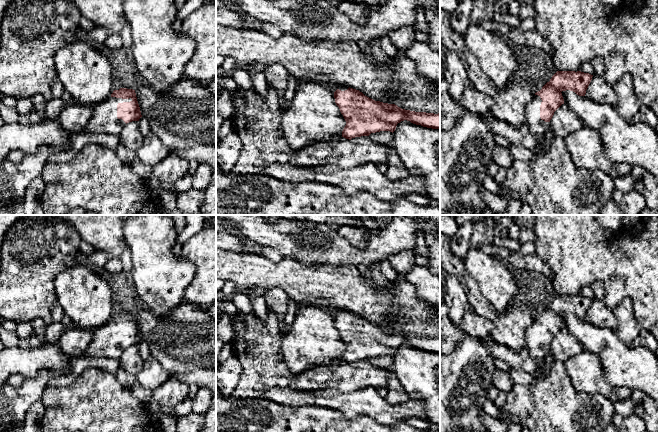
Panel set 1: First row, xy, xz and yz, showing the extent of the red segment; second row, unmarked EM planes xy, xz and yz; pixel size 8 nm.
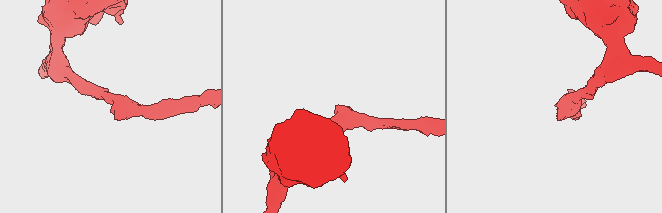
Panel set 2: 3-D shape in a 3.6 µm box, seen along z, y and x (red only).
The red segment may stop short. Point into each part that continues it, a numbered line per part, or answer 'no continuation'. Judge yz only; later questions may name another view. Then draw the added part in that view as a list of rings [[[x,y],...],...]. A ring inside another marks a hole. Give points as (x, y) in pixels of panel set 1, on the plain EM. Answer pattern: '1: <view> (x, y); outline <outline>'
1: yz (537, 350); outline [[[535,319],[531,326],[526,330],[526,343],[532,357],[539,360],[544,359],[550,352],[550,346],[545,346],[540,342],[541,322]]]

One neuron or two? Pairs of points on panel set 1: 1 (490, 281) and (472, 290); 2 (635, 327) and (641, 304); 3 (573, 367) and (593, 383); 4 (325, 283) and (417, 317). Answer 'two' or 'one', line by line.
1: two
2: two
3: one
4: one

